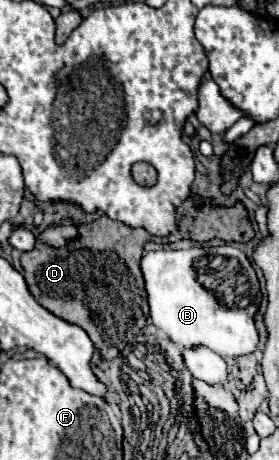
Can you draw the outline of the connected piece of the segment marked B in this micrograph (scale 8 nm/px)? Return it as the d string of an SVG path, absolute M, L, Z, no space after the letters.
M207 246L207 248L187 248L187 250L157 250L145 252L141 260L141 270L145 276L147 300L151 308L153 324L165 332L181 348L207 346L223 358L237 358L255 352L259 344L259 330L255 326L255 314L261 306L261 288L257 274L247 260L245 252L233 246Z

